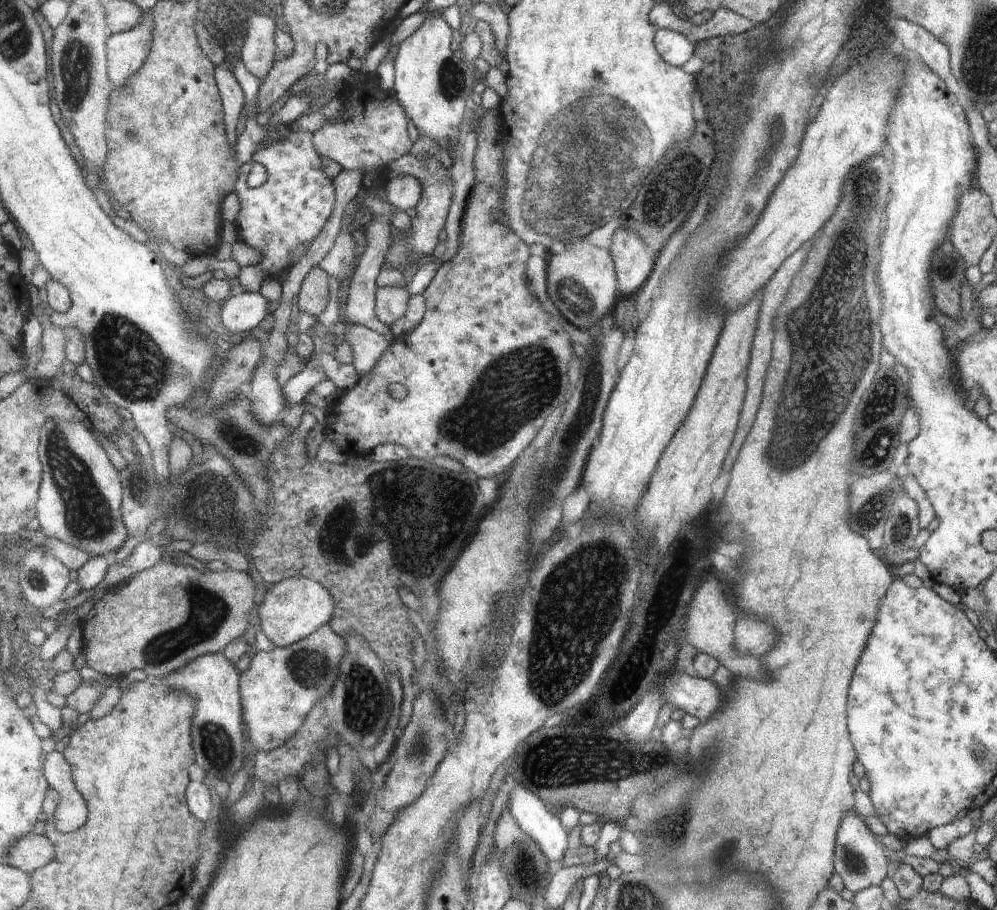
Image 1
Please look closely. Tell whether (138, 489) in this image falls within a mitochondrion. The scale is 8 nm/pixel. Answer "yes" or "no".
yes

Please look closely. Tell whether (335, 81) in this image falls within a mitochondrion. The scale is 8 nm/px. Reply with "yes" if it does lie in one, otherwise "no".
no

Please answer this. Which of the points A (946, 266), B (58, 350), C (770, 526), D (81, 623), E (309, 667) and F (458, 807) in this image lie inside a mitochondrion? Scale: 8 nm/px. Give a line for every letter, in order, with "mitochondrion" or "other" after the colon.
A: mitochondrion
B: other
C: other
D: other
E: mitochondrion
F: other

